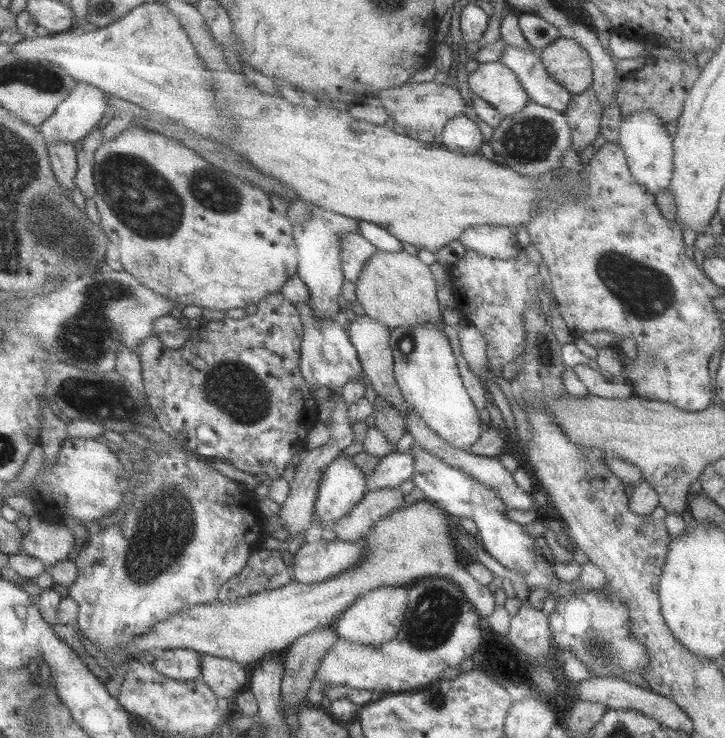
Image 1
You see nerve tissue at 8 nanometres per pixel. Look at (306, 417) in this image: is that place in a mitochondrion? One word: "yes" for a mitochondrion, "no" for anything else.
no

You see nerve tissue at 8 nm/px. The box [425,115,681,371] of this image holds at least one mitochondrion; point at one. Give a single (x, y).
(643, 292)

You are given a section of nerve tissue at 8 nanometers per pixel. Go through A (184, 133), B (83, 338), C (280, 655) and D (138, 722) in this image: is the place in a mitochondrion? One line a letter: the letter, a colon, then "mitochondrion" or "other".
A: other
B: mitochondrion
C: other
D: other

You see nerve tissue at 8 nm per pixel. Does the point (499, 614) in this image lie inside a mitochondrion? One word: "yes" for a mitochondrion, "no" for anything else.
no

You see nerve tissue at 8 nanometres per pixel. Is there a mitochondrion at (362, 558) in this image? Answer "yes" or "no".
no

